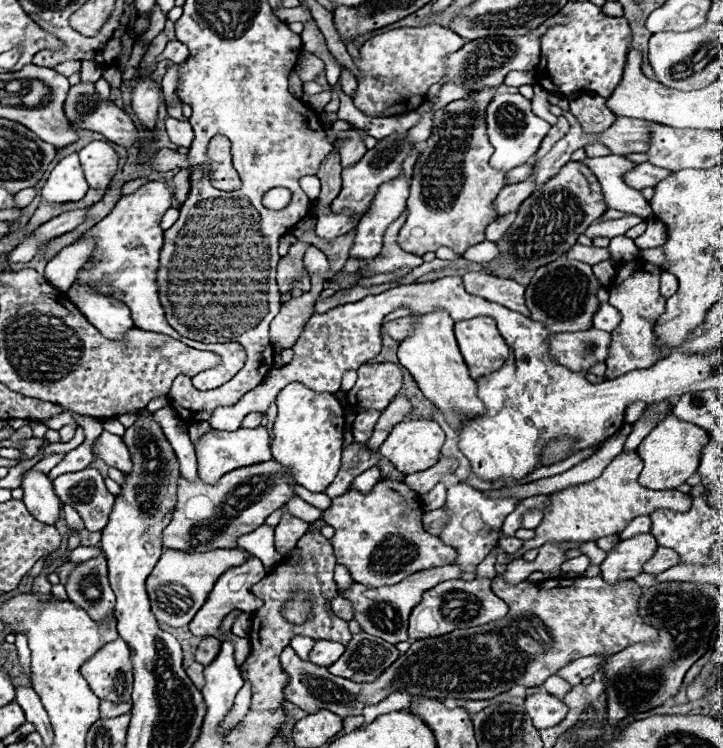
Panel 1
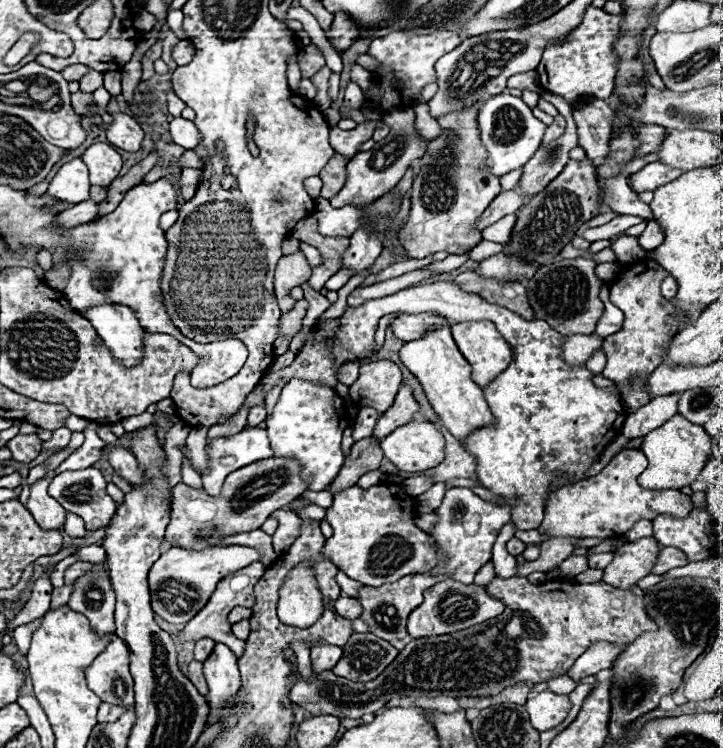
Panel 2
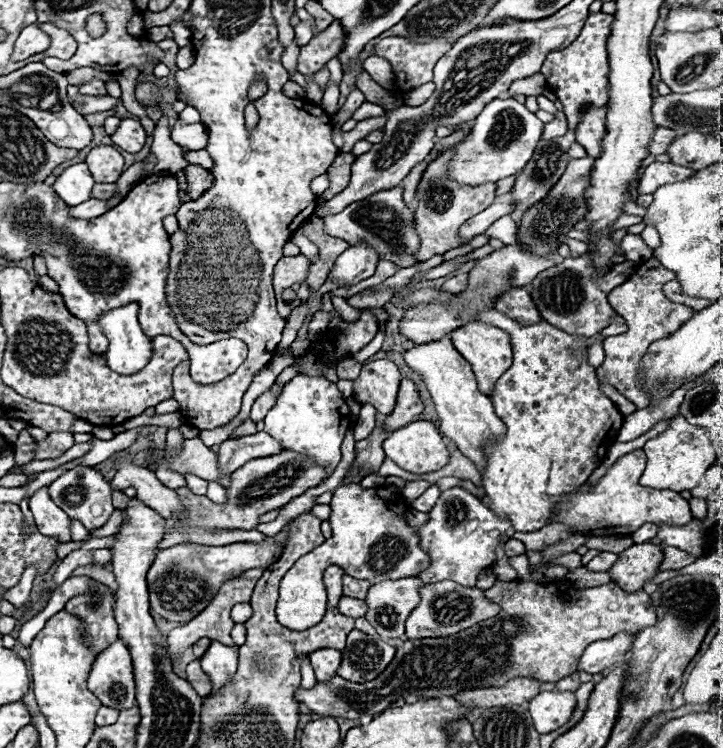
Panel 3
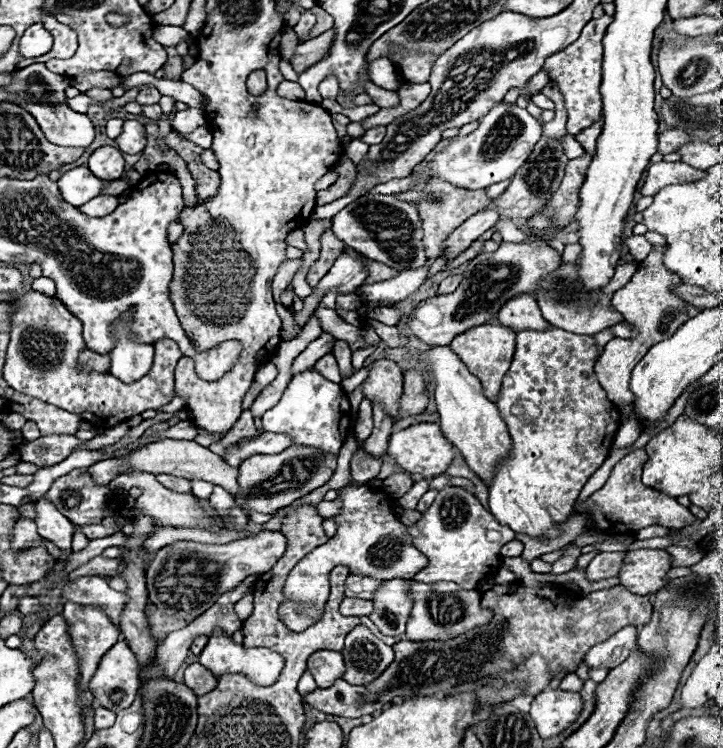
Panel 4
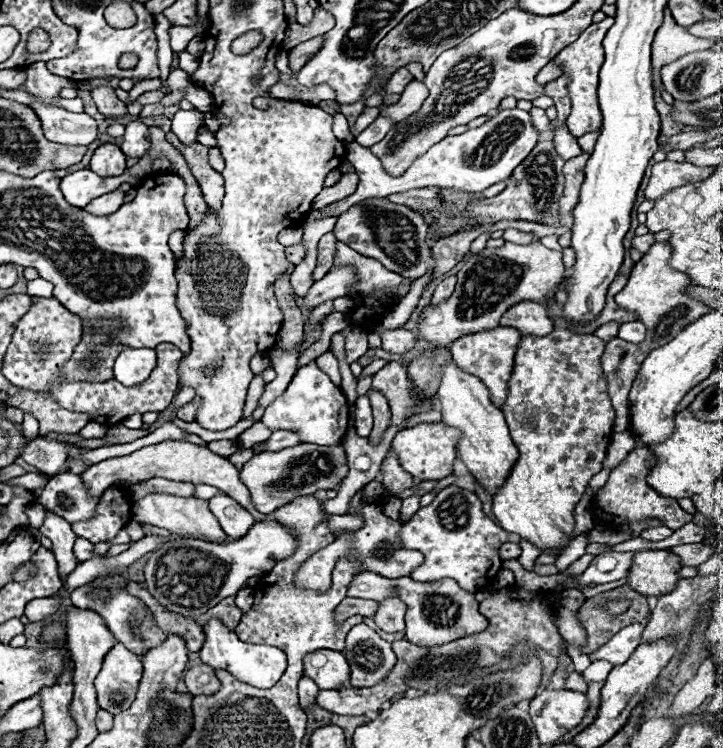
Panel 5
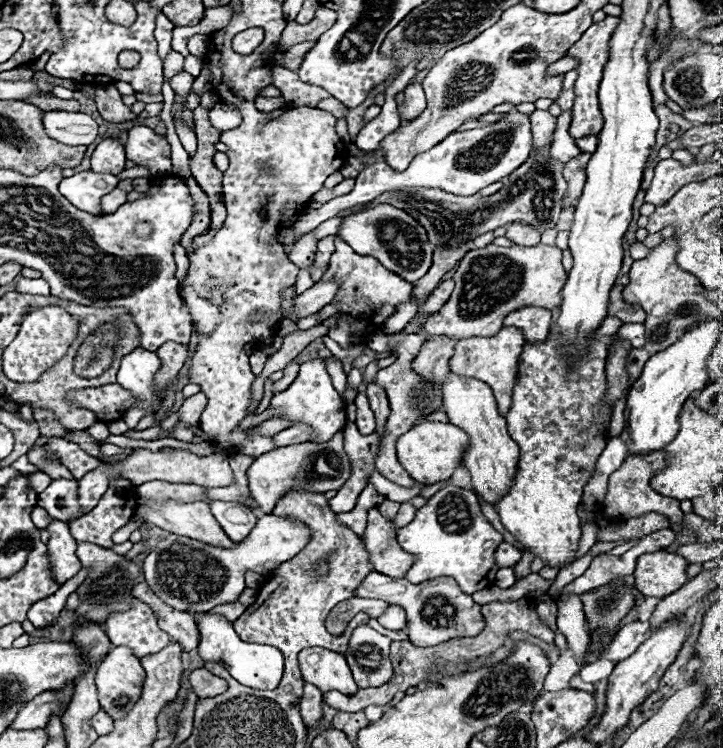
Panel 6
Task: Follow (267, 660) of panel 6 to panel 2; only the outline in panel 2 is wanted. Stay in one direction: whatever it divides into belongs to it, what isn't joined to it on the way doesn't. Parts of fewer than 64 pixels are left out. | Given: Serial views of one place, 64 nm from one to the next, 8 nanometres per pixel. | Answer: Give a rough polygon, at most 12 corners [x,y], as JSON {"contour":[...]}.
{"contour":[[216,644],[204,662],[216,710],[240,688],[236,654]]}

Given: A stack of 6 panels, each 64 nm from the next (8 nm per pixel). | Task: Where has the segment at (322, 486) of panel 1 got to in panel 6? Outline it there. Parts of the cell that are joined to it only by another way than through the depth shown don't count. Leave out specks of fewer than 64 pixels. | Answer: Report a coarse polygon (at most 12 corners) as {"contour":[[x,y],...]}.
{"contour":[[324,358],[300,364],[298,378],[270,406],[278,418],[314,426],[328,442],[346,424]]}

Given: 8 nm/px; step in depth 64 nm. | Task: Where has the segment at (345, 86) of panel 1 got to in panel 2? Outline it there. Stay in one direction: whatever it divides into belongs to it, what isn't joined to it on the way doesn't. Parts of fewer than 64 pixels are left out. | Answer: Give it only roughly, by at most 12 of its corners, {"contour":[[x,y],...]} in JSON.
{"contour":[[354,82],[346,86],[340,116],[348,118],[364,102],[362,90]]}

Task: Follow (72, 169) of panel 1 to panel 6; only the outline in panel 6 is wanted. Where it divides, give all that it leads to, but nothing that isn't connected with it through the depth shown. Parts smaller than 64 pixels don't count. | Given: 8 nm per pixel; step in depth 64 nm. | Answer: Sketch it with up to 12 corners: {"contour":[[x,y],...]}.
{"contour":[[80,172],[60,182],[78,210],[102,216],[100,200],[114,190],[115,175]]}

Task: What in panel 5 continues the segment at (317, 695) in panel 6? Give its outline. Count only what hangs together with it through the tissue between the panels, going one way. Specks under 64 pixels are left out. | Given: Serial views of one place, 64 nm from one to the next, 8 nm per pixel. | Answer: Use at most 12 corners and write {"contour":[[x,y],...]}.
{"contour":[[310,678],[300,680],[300,706],[308,712],[320,688]]}

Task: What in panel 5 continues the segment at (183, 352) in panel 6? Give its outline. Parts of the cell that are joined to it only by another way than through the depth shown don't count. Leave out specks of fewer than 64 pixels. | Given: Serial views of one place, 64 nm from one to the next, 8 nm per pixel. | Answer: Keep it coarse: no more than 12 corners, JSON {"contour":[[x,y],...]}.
{"contour":[[174,344],[140,386],[116,380],[54,384],[52,396],[112,426],[134,412],[162,412],[178,390]]}

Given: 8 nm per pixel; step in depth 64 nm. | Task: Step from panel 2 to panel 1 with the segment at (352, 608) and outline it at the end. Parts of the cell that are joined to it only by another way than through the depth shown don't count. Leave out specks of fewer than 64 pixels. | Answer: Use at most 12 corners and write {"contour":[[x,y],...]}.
{"contour":[[336,596],[332,612],[342,620],[352,620],[352,602]]}

